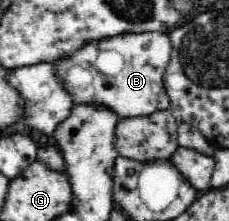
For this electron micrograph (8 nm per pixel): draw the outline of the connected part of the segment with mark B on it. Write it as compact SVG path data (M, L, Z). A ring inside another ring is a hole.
M165 33L121 34L93 42L54 63L58 76L64 82L67 92L73 96L75 104L105 105L121 119L126 119L169 109L164 74L172 50L171 38Z

